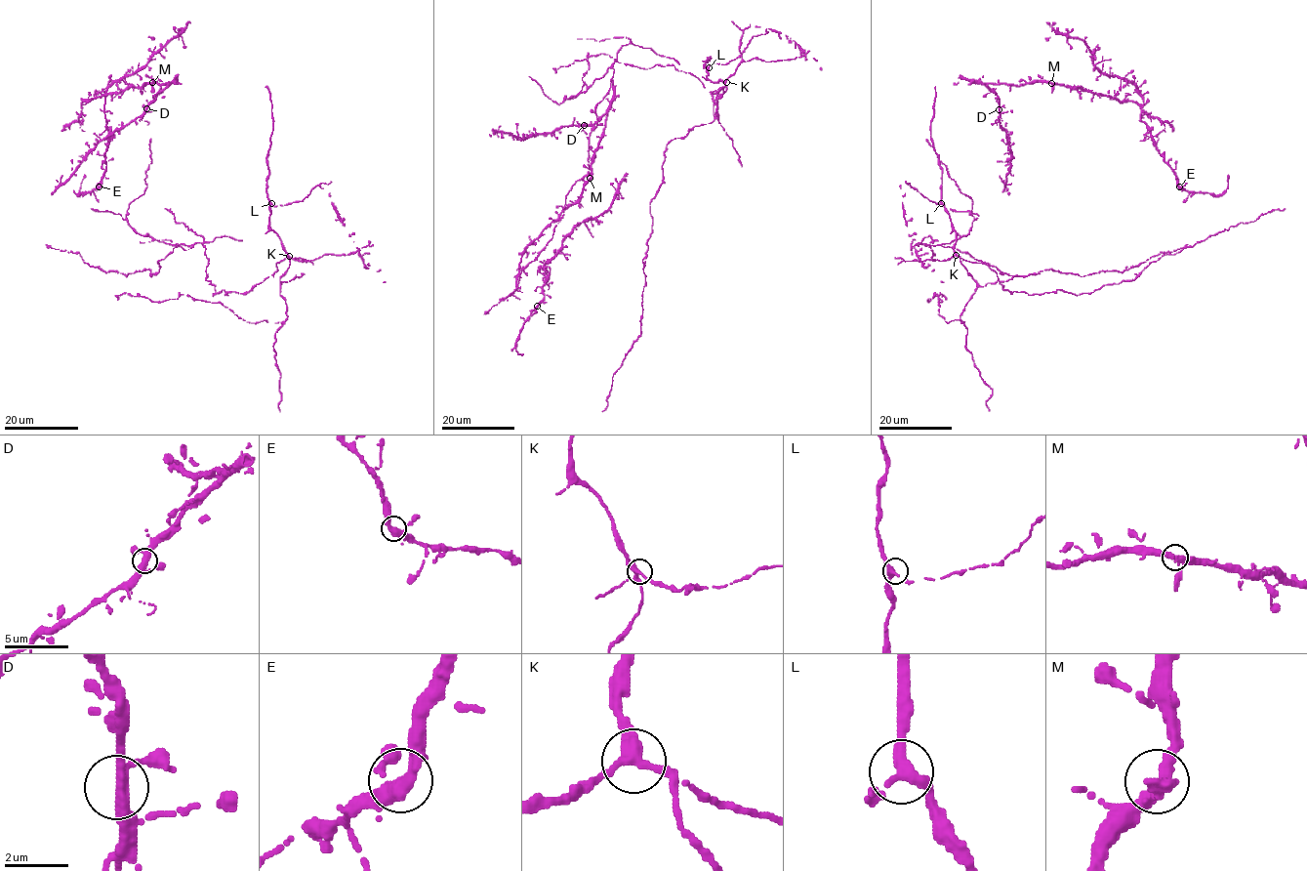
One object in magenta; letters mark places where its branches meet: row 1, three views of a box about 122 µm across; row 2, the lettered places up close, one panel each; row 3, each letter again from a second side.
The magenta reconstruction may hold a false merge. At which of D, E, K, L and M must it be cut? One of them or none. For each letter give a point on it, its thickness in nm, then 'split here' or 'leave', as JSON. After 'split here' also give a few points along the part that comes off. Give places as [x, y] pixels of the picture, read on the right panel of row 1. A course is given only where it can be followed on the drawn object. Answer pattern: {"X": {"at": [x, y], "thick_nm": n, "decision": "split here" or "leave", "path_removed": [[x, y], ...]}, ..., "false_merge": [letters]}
{"D": {"at": [999, 109], "thick_nm": 320, "decision": "leave"}, "E": {"at": [1179, 186], "thick_nm": 320, "decision": "leave"}, "K": {"at": [956, 255], "thick_nm": 320, "decision": "leave"}, "L": {"at": [941, 203], "thick_nm": 320, "decision": "leave"}, "M": {"at": [1051, 83], "thick_nm": 320, "decision": "leave"}, "false_merge": []}

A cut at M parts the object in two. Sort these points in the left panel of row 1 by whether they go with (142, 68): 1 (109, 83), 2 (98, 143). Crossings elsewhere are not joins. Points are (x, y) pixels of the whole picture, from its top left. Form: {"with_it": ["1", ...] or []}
{"with_it": ["1", "2"]}

